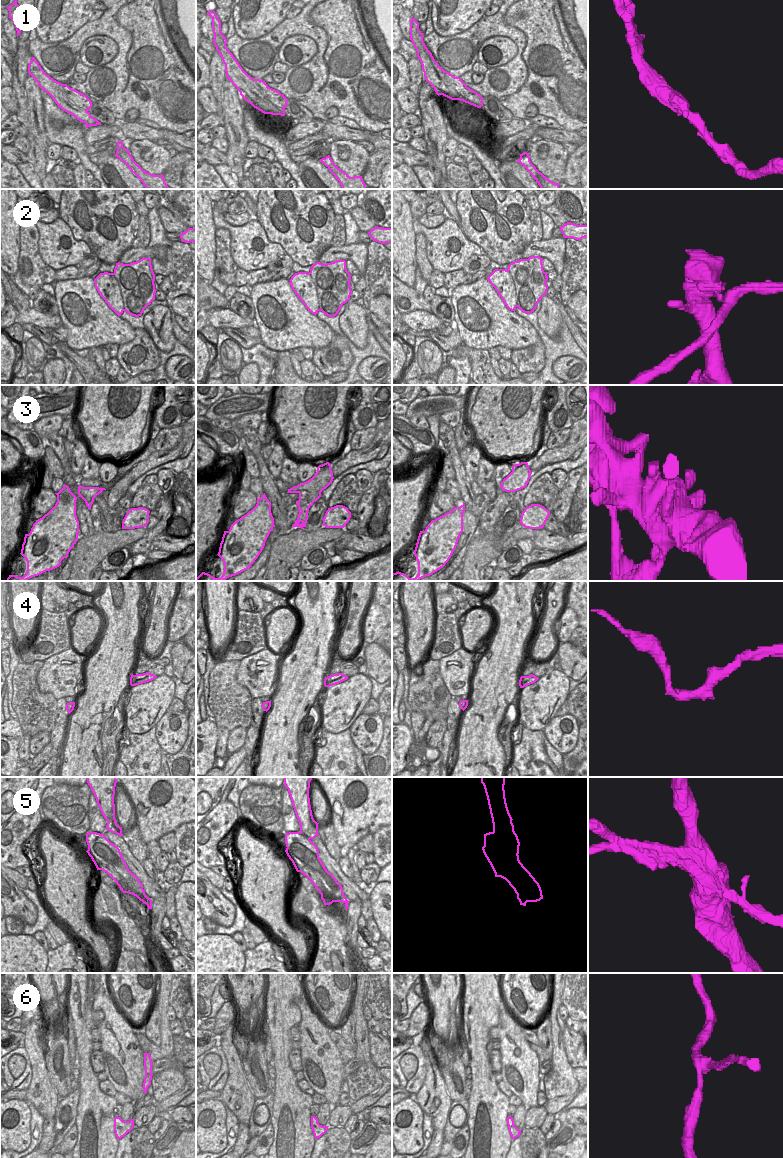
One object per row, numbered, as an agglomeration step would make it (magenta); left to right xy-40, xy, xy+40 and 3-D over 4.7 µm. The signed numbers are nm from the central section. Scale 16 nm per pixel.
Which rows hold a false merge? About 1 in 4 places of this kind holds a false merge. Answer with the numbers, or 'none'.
1, 2, 5

